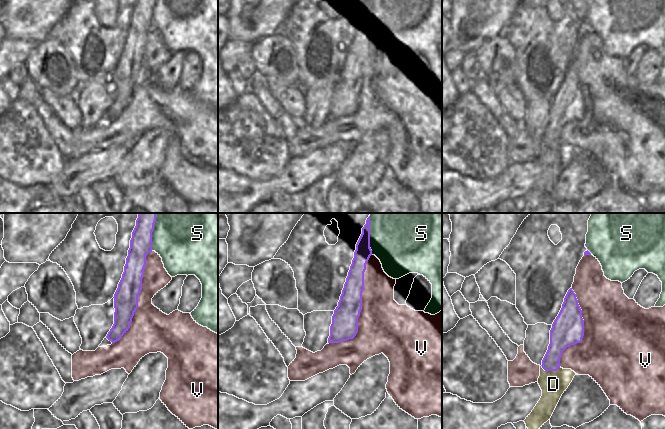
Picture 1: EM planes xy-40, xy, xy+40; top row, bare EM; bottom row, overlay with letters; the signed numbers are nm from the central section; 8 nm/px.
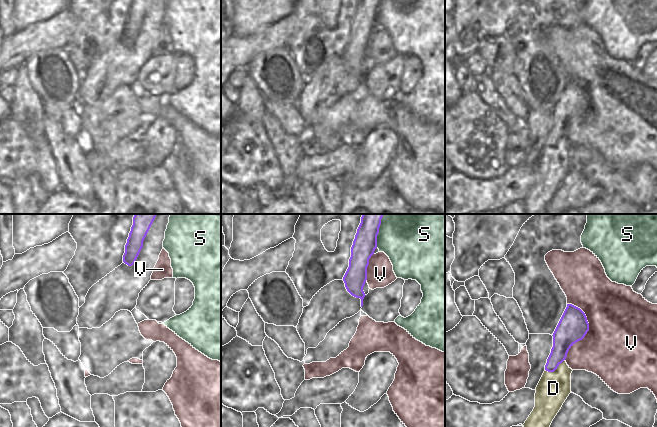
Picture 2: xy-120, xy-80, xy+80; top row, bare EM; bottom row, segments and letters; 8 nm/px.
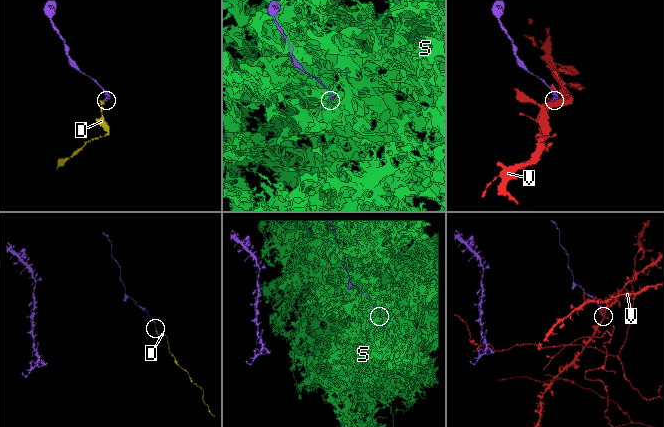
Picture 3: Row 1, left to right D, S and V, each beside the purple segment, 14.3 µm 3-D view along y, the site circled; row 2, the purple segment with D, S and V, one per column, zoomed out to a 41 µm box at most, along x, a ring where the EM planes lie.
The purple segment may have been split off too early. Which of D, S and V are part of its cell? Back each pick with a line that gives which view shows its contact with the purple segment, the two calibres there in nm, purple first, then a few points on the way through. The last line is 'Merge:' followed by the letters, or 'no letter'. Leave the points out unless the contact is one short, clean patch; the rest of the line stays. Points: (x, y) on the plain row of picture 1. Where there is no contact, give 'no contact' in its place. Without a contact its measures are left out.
D: meets purple in xy+40; 160 nm thick on the purple side, 200 nm on the other; runs through xy+40 (559, 117), (552, 132), (550, 146), (553, 160)
Merge: D

